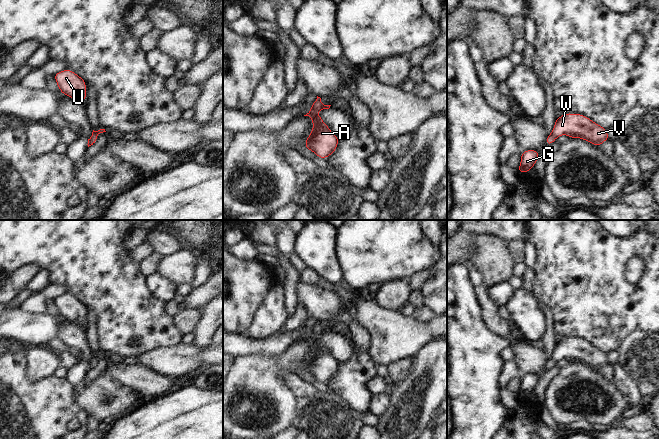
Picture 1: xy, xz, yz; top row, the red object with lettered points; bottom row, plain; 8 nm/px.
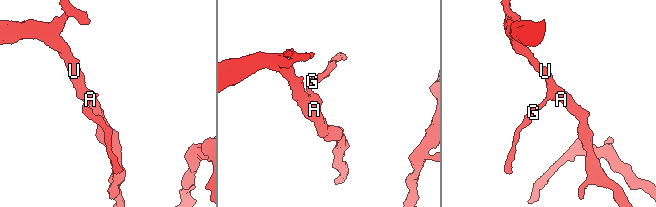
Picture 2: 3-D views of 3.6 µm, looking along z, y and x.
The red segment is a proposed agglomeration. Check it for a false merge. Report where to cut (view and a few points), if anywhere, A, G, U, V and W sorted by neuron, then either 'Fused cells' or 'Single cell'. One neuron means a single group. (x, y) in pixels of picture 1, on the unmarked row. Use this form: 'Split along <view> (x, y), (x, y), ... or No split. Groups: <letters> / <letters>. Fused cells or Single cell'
No split. Groups: A G U V W. Single cell

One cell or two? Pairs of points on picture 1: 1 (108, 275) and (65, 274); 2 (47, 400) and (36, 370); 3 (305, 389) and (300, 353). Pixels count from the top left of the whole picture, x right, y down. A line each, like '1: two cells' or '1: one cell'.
1: one cell
2: two cells
3: two cells

